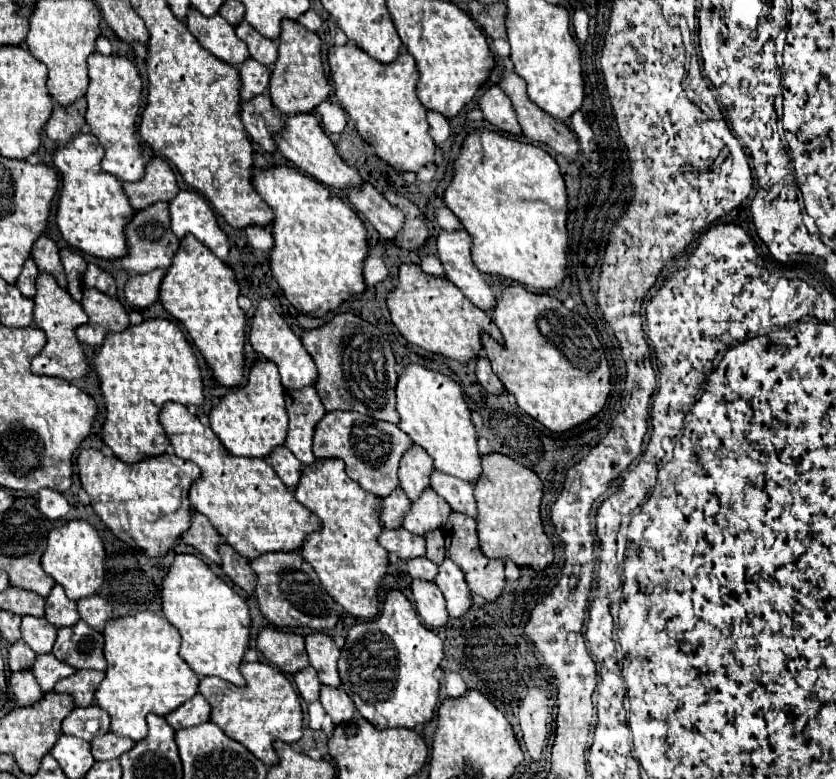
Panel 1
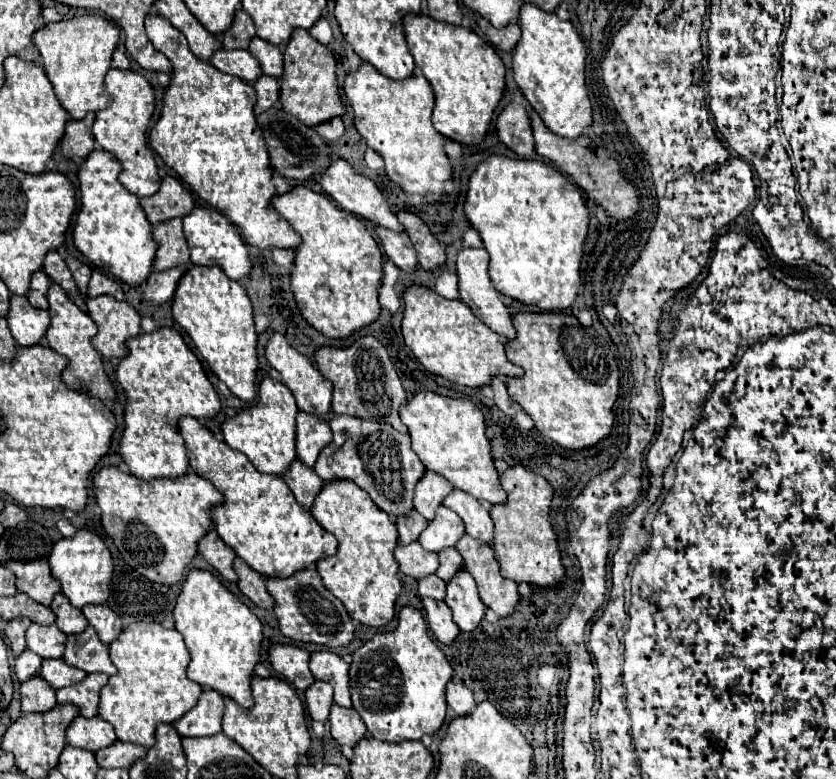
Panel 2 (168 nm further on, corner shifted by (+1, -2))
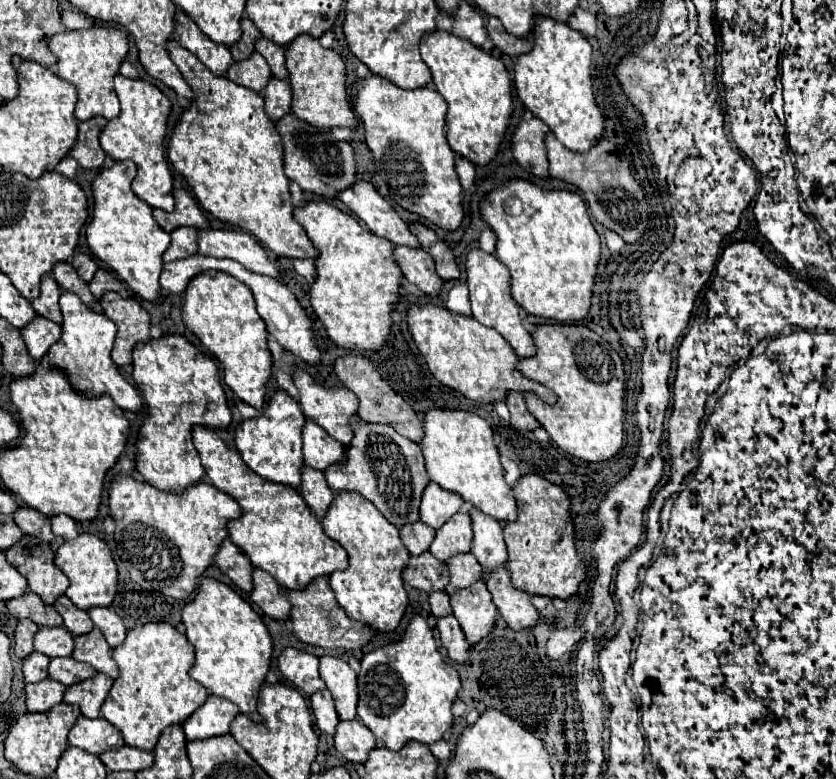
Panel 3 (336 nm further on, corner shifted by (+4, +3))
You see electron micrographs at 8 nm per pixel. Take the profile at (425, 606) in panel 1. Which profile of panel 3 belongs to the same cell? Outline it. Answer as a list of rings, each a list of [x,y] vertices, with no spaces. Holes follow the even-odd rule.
[[[450,615],[450,617],[438,619],[438,631],[440,631],[440,641],[442,641],[448,657],[456,663],[468,663],[470,643],[466,641],[456,617]]]

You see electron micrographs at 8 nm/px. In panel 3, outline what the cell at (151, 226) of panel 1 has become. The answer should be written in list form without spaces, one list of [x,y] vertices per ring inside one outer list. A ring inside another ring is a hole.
[[[180,227],[174,229],[172,235],[172,243],[170,247],[164,251],[164,261],[178,261],[178,259],[186,259],[198,253],[198,231],[194,227]]]

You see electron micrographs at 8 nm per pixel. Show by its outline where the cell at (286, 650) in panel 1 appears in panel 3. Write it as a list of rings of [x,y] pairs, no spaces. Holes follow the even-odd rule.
[[[284,649],[282,655],[278,657],[278,667],[282,675],[294,683],[300,691],[304,691],[308,697],[314,695],[314,691],[326,689],[324,681],[318,675],[318,657],[298,651],[298,649]]]

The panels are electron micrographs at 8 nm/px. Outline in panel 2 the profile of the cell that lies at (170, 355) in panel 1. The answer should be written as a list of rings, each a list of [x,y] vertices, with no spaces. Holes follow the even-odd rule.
[[[157,328],[149,334],[139,334],[127,340],[127,356],[121,358],[115,368],[115,380],[125,394],[125,428],[119,442],[119,454],[129,466],[131,474],[139,478],[175,478],[187,472],[189,460],[185,454],[183,438],[177,432],[177,420],[181,416],[213,418],[219,412],[219,398],[207,380],[199,358],[189,350],[185,340],[175,328]]]

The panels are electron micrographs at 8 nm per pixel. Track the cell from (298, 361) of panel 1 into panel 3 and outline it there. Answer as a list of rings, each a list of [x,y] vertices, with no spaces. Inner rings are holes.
[[[296,371],[294,373],[294,385],[298,387],[300,393],[300,407],[304,411],[304,415],[312,421],[316,421],[330,437],[334,437],[336,441],[348,445],[354,437],[354,429],[352,429],[352,419],[358,417],[358,397],[350,391],[350,389],[328,389],[320,383],[316,383],[308,373],[304,371]]]

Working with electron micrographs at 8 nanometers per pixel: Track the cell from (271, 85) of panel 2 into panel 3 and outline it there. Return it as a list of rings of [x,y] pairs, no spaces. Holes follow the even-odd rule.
[[[272,79],[268,87],[264,89],[264,103],[266,103],[266,113],[272,121],[282,119],[286,113],[292,111],[292,89],[288,81]]]

